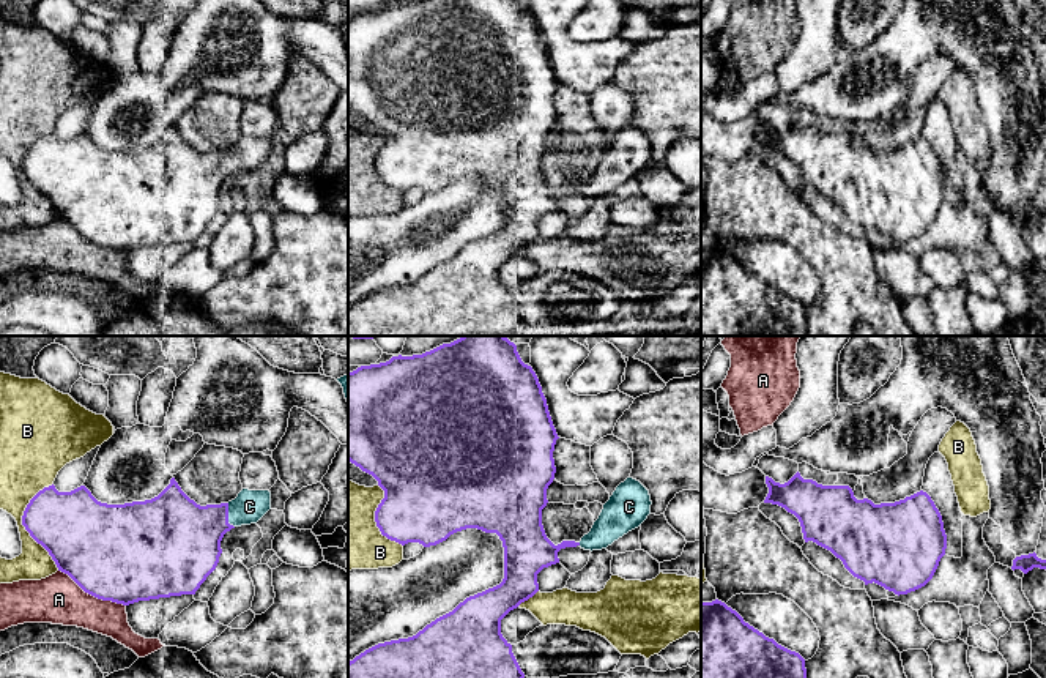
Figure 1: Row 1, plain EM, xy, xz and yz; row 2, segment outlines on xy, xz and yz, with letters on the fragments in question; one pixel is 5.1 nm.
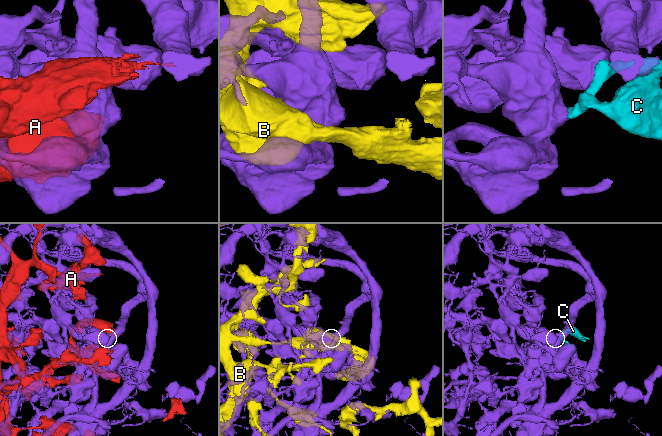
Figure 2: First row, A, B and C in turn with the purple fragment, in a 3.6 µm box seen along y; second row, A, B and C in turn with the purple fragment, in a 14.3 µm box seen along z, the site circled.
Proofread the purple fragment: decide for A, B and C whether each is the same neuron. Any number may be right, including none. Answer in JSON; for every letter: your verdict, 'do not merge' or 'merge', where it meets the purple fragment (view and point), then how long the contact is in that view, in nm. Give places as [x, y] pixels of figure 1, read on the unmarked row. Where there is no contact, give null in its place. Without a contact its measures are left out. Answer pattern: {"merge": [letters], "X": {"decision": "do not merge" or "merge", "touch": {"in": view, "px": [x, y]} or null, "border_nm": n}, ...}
{"merge": ["C"], "A": {"decision": "do not merge", "touch": {"in": "xy", "px": [92, 242]}, "border_nm": 400}, "B": {"decision": "do not merge", "touch": {"in": "xy", "px": [22, 171]}, "border_nm": 440}, "C": {"decision": "merge", "touch": {"in": "xy", "px": [227, 163]}, "border_nm": 130}}

